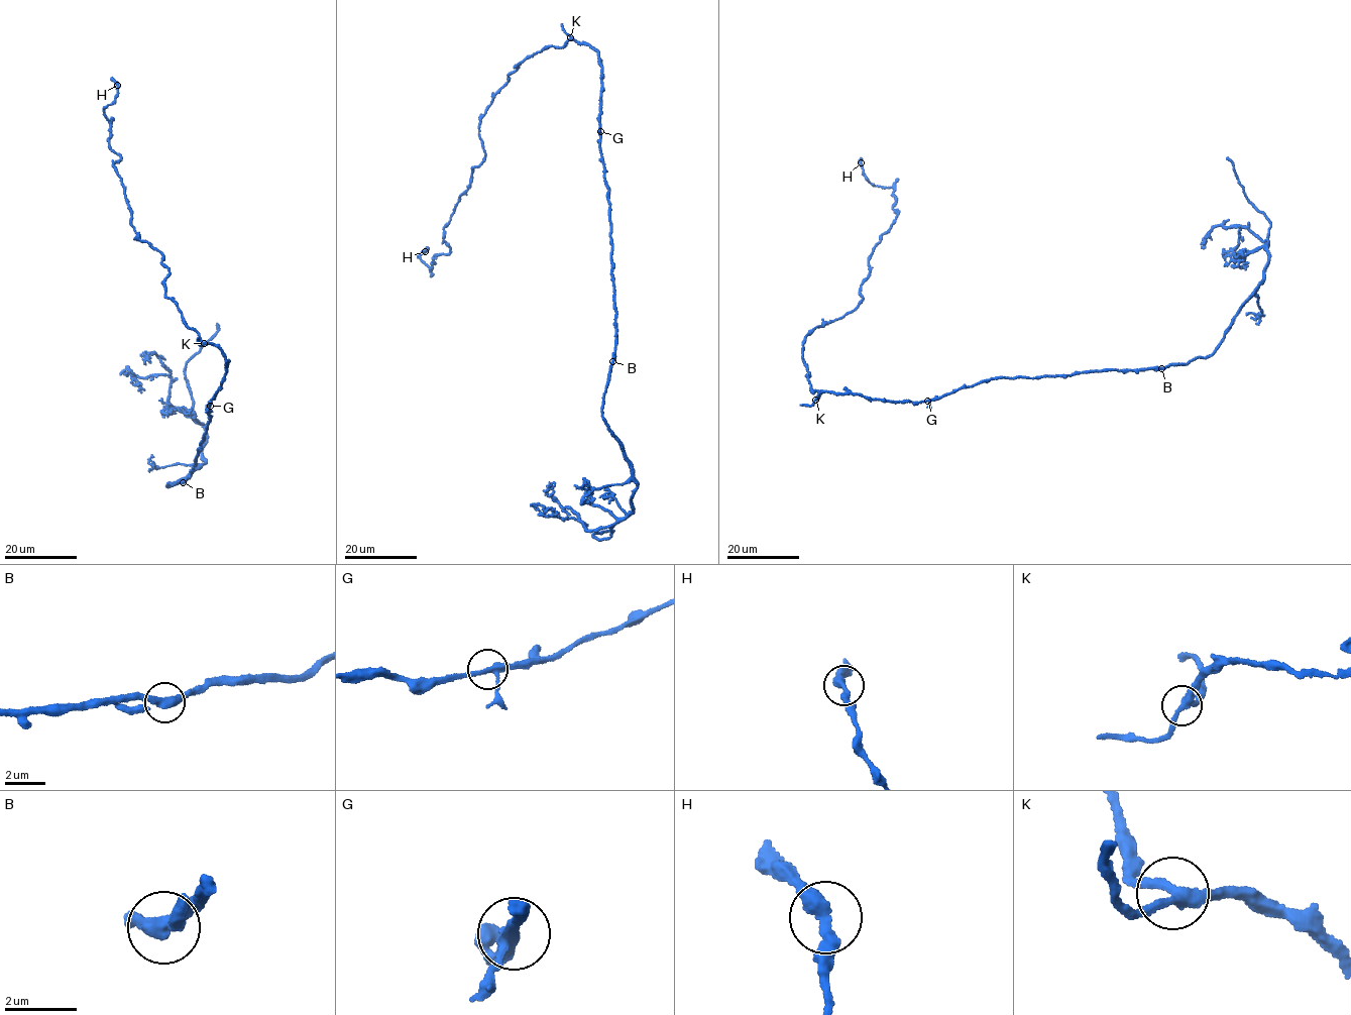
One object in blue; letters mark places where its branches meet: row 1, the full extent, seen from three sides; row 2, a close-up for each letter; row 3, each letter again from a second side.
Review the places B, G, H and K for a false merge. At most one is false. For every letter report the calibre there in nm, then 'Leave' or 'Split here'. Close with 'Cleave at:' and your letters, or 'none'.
B: Thickness 420 nm. Split here
G: Thickness 240 nm. Leave
H: Thickness 360 nm. Leave
K: Thickness 280 nm. Leave
Cleave at: B

